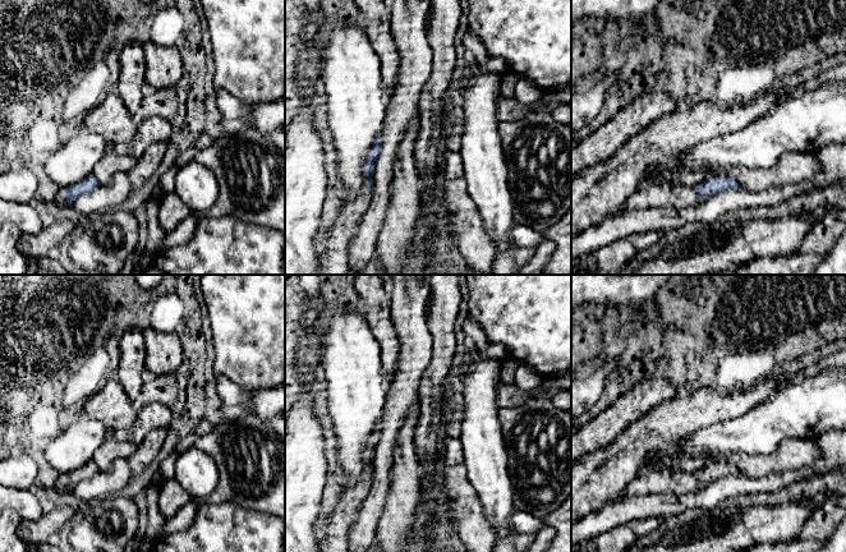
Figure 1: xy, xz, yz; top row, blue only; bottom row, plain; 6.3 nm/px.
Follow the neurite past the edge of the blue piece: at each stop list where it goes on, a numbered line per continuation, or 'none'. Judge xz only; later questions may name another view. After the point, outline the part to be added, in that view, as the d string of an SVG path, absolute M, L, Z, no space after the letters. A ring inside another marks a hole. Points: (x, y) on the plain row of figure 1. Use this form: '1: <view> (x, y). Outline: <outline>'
1: xz (340, 519). Outline: M363 475L354 487L342 487L336 506L328 514L325 535L318 539L318 552L350 552L348 532L368 496L372 478Z

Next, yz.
1: yz (661, 481). Outline: M656 470L633 479L621 496L648 493L681 494L694 492L704 486L705 484L700 483L693 474L676 474L670 470Z

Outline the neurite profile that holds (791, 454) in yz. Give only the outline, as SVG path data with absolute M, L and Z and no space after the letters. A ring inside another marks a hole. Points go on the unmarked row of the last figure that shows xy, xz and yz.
M792 437L782 441L777 451L771 455L726 452L717 456L717 463L731 463L741 474L763 477L768 473L781 473L808 466L818 456L819 450L813 441Z

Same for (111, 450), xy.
M107 436L105 442L95 452L93 461L100 470L106 470L118 459L130 457L135 452L137 447L138 445L129 441L118 441Z

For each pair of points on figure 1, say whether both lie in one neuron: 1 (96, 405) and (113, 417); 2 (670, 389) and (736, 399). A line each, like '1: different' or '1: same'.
1: same
2: different

